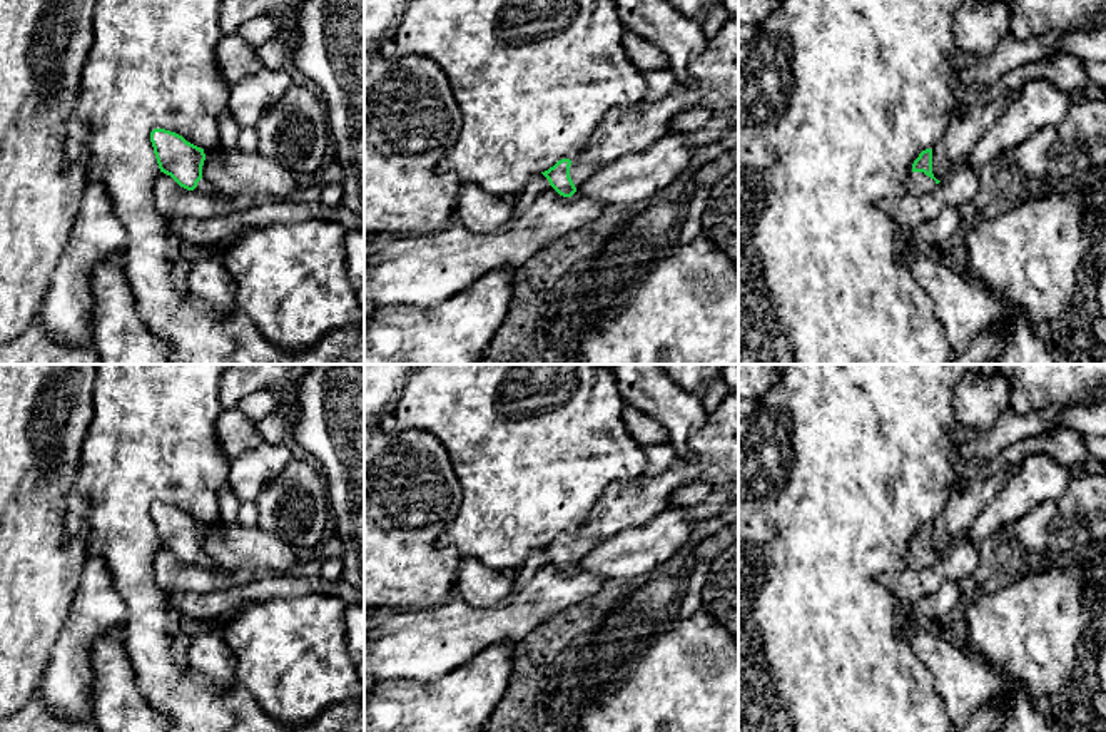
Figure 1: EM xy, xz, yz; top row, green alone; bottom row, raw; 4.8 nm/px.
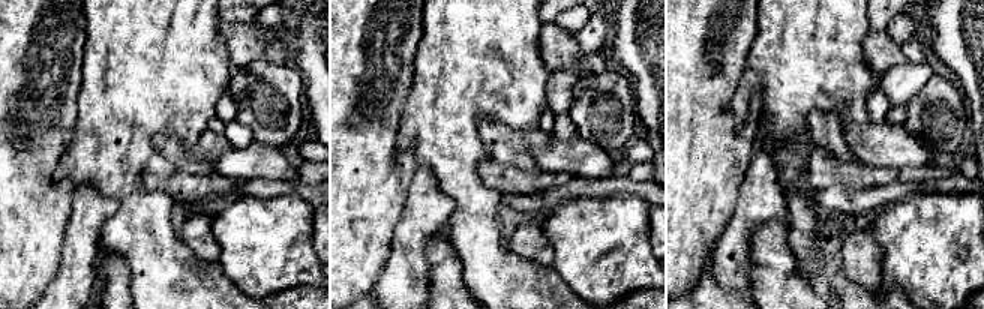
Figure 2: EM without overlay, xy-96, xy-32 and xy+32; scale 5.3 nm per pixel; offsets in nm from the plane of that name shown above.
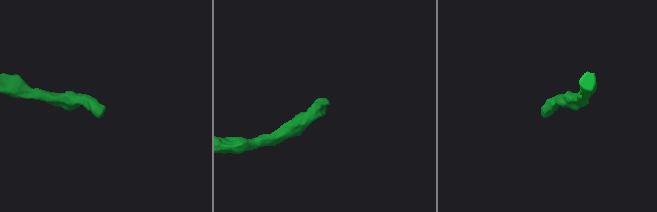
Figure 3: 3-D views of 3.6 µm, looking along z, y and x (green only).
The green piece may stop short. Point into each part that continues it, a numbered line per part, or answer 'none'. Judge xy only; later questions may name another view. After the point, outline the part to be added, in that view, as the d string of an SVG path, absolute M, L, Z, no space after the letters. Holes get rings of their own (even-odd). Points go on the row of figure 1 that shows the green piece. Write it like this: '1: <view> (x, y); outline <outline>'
1: xy (204, 186); outline M204 177L197 182L195 191L207 196L216 192L214 186Z

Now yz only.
1: yz (918, 184); outline M912 172L906 186L906 196L919 199L924 194L932 194L936 187L936 180L924 172Z

